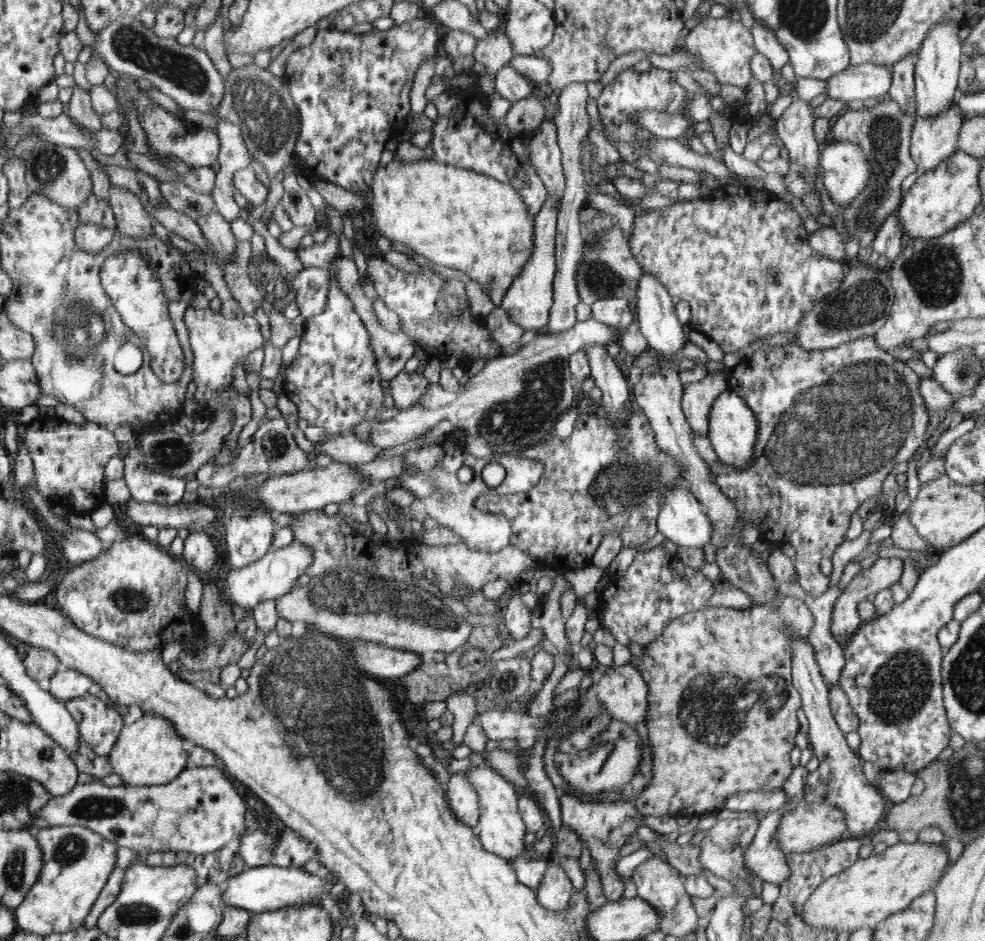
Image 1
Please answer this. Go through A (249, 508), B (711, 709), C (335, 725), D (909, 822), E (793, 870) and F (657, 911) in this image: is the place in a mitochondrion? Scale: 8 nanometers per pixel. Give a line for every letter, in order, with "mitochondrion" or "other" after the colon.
A: mitochondrion
B: mitochondrion
C: mitochondrion
D: other
E: other
F: other

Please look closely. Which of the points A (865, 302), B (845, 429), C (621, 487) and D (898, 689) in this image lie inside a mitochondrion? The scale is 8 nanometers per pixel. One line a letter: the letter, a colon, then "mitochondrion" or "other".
A: mitochondrion
B: mitochondrion
C: mitochondrion
D: mitochondrion

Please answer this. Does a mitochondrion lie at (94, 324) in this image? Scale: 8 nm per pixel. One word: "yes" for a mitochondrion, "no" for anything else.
yes

